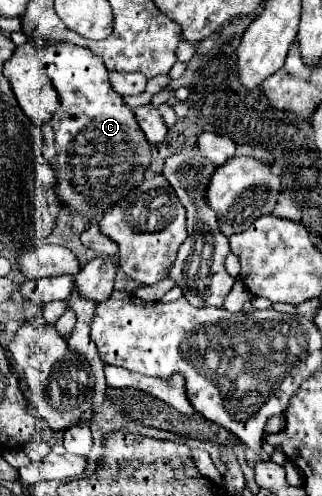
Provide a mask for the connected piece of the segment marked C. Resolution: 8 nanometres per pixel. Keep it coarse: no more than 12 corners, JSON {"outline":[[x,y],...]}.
{"outline":[[33,41],[62,102],[42,126],[58,196],[100,216],[150,144],[88,48]]}

